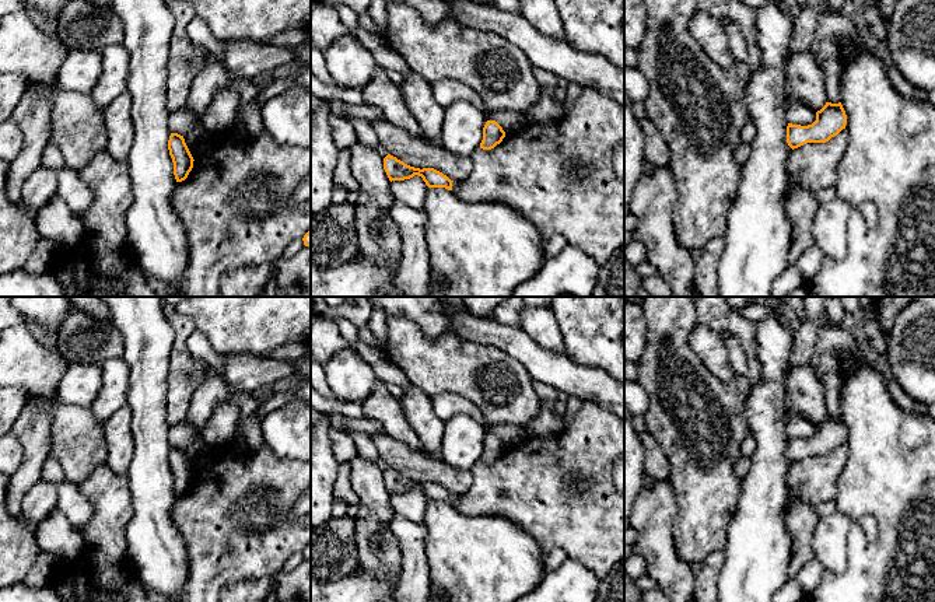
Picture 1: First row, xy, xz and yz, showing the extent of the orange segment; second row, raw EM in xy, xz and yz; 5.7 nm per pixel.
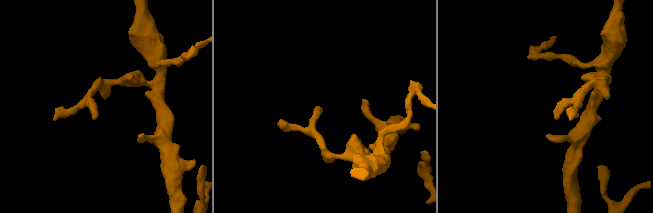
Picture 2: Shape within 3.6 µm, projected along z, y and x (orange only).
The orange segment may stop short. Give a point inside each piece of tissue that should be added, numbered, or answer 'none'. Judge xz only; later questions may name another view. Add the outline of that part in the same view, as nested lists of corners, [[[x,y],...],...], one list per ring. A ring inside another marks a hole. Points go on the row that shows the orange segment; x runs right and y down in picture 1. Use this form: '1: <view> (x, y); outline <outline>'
none

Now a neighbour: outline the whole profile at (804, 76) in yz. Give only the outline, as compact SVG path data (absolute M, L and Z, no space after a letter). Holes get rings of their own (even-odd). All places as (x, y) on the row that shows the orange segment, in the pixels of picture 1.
M791 52L785 67L785 95L812 111L820 111L826 99L824 73L810 52Z

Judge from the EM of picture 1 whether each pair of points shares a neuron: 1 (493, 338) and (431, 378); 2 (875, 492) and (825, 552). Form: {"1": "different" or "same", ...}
{"1": "different", "2": "different"}

